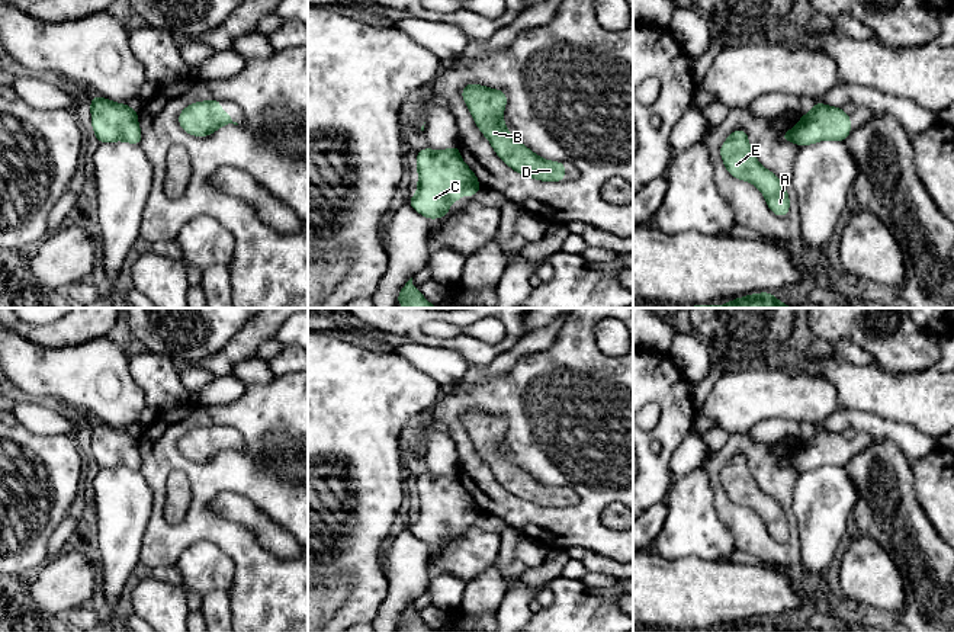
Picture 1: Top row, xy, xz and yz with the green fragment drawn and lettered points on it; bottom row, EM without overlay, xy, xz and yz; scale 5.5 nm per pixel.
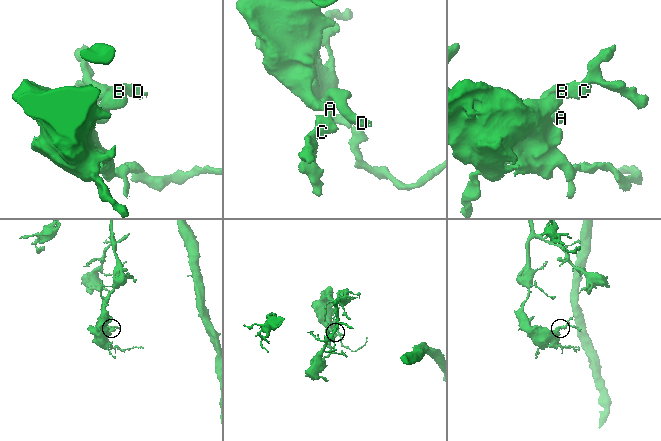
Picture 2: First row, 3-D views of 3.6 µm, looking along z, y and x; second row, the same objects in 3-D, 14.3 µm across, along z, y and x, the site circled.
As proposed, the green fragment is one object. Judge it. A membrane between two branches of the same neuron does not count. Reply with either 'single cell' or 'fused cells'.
single cell

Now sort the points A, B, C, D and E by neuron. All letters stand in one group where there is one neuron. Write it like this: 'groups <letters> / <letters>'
groups A B C D E

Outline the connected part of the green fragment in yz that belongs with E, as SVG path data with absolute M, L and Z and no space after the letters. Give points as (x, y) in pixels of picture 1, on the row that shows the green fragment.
M745 129L730 134L720 147L720 155L730 176L751 182L762 192L774 215L788 214L790 199L783 182L758 163Z

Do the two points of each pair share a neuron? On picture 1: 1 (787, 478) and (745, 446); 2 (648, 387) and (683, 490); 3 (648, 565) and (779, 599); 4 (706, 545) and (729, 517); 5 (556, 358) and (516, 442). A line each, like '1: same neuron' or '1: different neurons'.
1: same neuron
2: different neurons
3: same neuron
4: different neurons
5: same neuron

